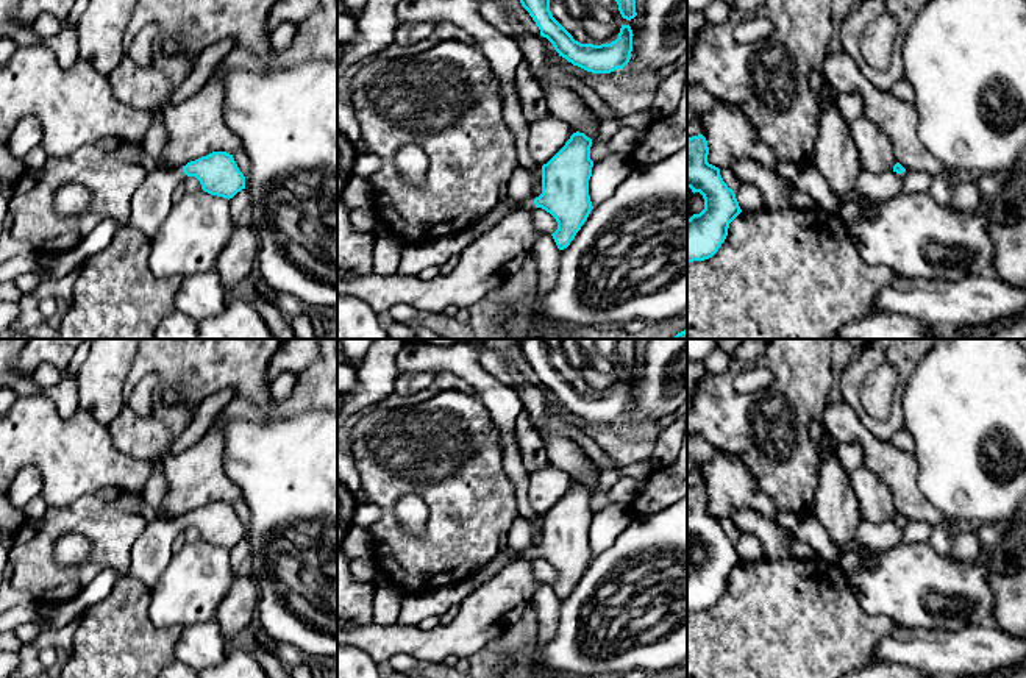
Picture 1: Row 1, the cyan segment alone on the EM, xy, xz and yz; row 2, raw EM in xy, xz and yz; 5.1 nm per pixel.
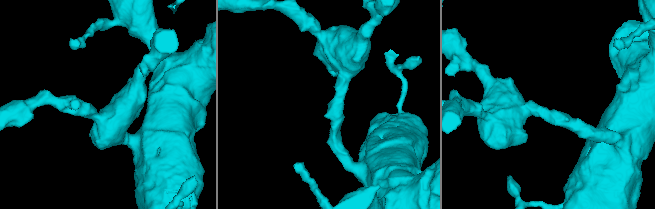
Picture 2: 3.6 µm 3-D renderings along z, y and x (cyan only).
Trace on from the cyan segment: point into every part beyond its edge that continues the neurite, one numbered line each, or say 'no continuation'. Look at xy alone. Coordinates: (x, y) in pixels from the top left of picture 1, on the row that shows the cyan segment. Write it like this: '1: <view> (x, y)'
1: xy (152, 202)

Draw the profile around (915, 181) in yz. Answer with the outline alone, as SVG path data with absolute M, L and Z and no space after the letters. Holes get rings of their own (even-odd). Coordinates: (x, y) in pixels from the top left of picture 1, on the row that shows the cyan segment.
M906 170L900 195L928 194L932 177L920 170Z

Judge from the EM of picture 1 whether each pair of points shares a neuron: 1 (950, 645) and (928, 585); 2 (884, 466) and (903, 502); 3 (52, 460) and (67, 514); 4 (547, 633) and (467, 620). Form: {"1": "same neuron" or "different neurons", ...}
{"1": "different neurons", "2": "same neuron", "3": "different neurons", "4": "different neurons"}

